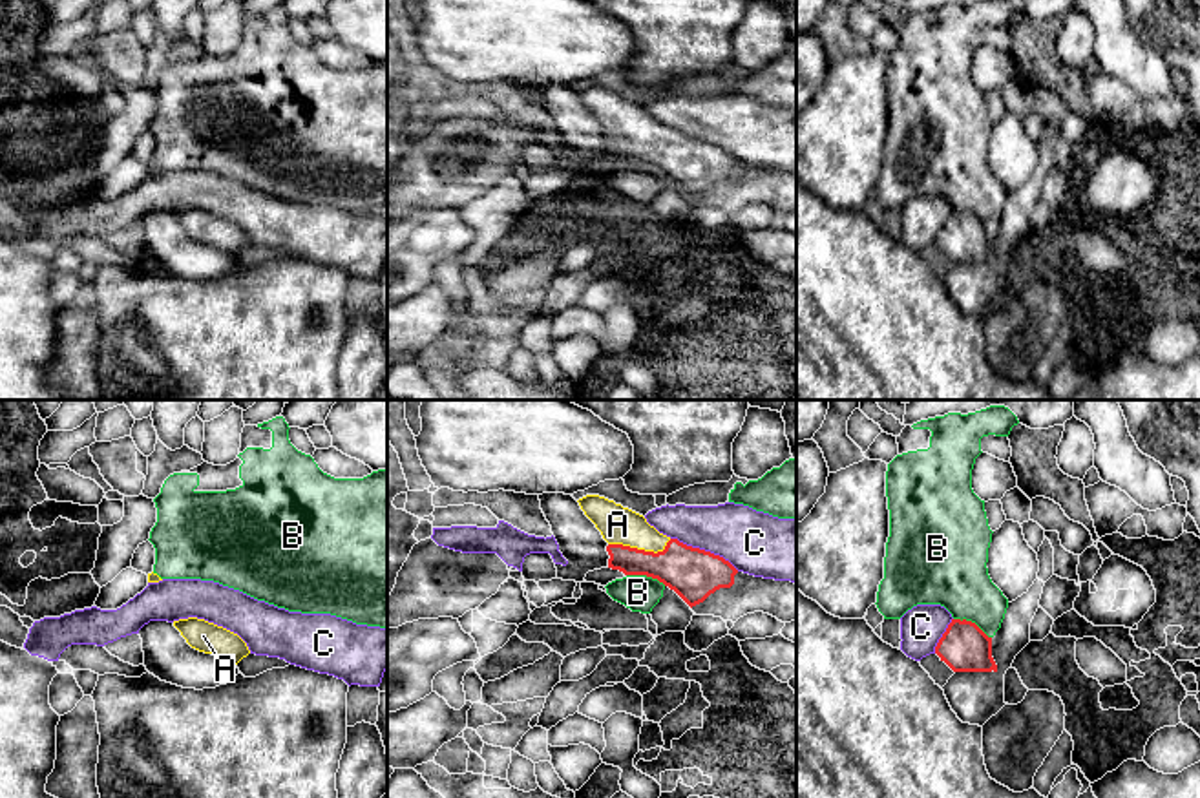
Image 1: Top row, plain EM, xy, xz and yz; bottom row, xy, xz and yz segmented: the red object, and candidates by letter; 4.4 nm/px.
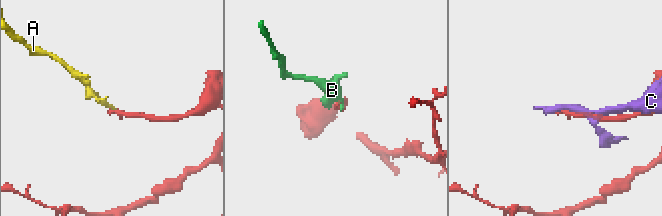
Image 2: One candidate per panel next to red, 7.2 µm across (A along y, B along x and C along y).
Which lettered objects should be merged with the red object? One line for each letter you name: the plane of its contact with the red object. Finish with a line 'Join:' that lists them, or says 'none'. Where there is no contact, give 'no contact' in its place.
A: contact in xz
Join: A

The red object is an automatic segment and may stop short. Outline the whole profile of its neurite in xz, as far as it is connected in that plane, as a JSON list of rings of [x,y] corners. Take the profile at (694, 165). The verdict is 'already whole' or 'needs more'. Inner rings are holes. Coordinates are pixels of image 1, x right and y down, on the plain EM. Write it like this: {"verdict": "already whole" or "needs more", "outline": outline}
{"verdict": "needs more", "outline": [[[586,86],[577,93],[608,133],[608,159],[658,170],[690,199],[734,175],[738,161],[723,148],[659,124],[643,106],[605,88]]]}

